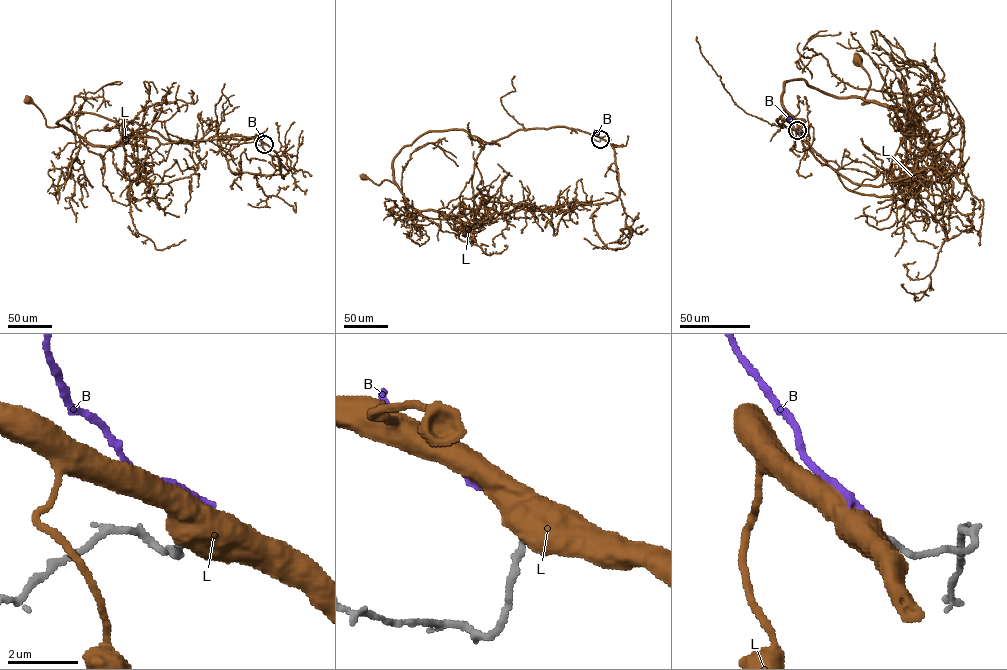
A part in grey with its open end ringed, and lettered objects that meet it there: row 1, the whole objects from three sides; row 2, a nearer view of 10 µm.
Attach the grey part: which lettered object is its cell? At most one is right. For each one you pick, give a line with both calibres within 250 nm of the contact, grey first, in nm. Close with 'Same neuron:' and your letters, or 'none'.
Same neuron: none

